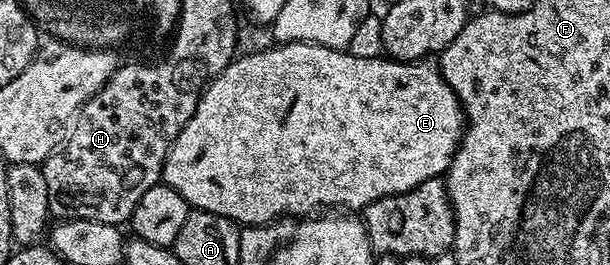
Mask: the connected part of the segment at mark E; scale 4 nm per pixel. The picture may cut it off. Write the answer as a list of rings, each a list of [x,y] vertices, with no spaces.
[[[284,42],[271,44],[268,50],[255,50],[252,54],[240,53],[232,58],[231,63],[216,78],[207,83],[203,93],[199,95],[199,103],[193,116],[169,148],[163,165],[162,185],[177,191],[187,202],[188,207],[225,216],[240,227],[245,227],[266,226],[267,223],[282,219],[284,216],[295,216],[291,214],[307,216],[312,212],[322,211],[319,210],[322,206],[342,208],[347,212],[359,212],[363,207],[373,204],[373,200],[404,194],[417,188],[417,184],[425,180],[446,175],[453,156],[459,148],[459,141],[463,139],[465,119],[463,108],[459,105],[459,98],[439,73],[438,65],[431,60],[396,62],[390,56],[362,58],[359,54],[351,53],[347,50],[334,50],[308,42]]]

